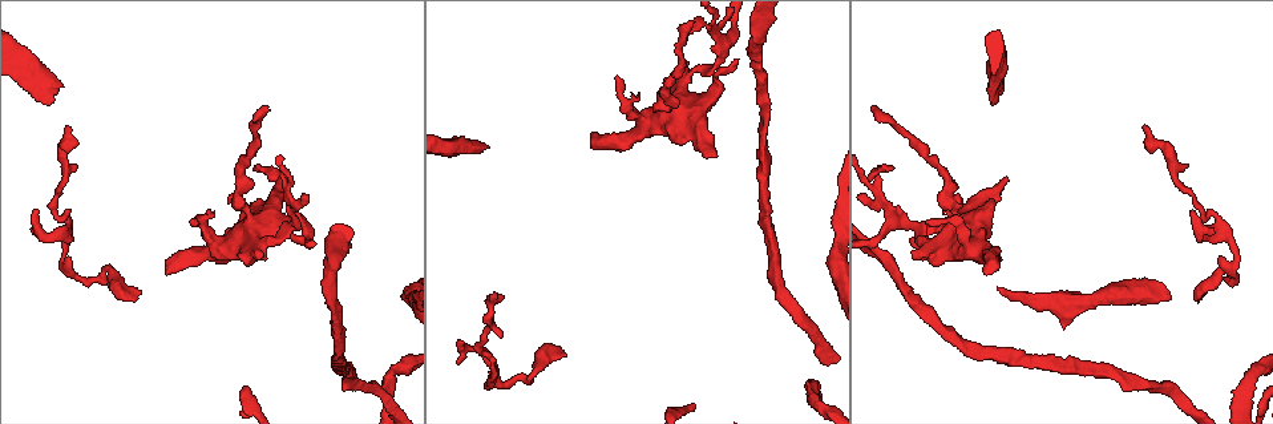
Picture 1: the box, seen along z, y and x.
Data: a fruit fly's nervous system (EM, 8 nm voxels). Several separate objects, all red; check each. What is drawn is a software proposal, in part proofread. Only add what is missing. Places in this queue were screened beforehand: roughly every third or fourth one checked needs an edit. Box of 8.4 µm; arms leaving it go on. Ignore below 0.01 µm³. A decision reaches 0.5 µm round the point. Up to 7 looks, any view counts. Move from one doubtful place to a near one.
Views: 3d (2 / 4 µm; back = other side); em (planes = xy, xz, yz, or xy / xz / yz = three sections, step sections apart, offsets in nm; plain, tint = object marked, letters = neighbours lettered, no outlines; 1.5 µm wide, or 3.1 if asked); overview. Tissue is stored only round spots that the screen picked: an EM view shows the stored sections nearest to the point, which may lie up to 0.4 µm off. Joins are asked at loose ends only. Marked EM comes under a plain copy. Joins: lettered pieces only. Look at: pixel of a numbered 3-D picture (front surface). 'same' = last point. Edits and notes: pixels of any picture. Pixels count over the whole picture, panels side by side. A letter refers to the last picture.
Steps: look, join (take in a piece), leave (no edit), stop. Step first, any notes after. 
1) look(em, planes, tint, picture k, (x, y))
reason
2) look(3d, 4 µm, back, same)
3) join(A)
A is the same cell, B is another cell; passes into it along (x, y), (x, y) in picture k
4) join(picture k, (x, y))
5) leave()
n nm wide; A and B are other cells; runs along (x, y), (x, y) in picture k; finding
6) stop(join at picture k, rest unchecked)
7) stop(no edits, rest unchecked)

look(3d, 2 µm, picture 1, (893, 169))
branch stops here

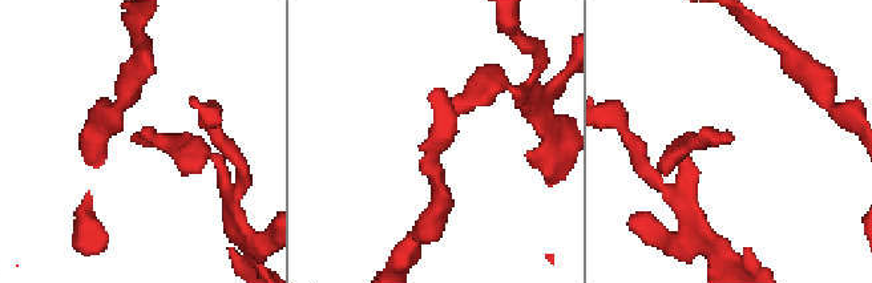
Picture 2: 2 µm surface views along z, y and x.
look(em, xy, step 4, letters, picture 2, (143, 133))

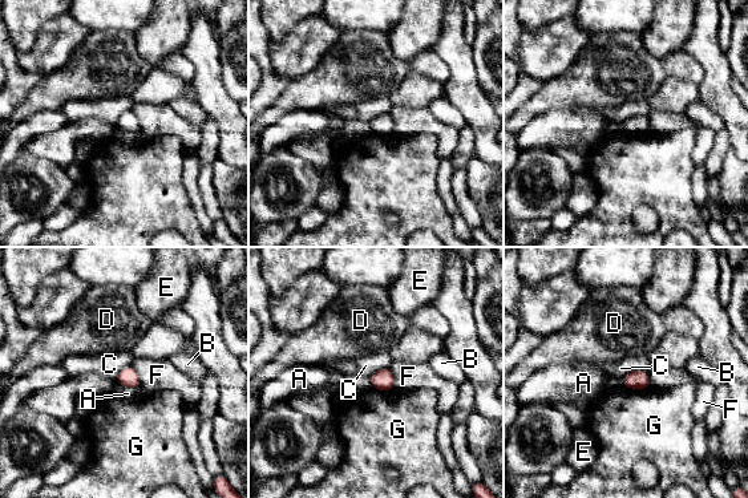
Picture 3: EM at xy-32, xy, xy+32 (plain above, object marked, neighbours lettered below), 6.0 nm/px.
leave()
A, B, C, D, E, F and G are other cells; border along (647, 372), (631, 371), (621, 377) in picture 3; none of them fits

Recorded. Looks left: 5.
look(3d, 4 µm, picture 1, (1005, 179))
free end

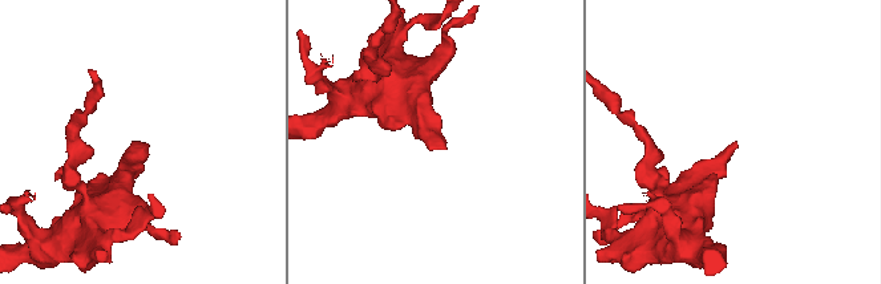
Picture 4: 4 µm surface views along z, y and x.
look(em, xz, step 8, tint, picture 4, (445, 149))

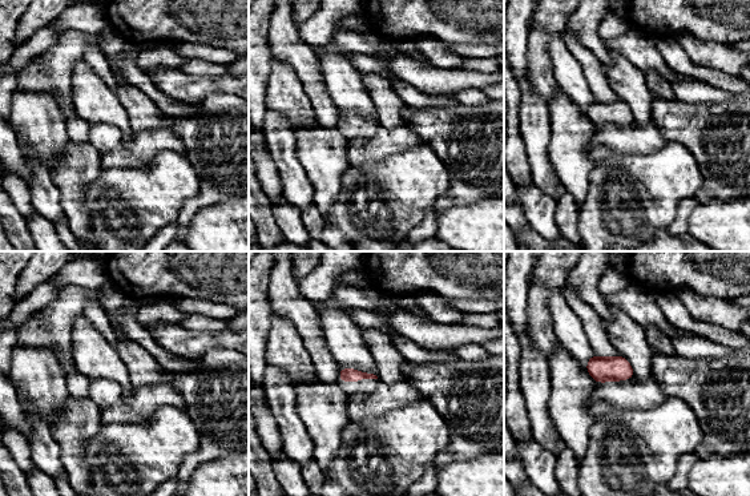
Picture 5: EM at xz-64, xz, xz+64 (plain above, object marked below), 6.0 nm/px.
look(em, xz, step 8, letters, same)

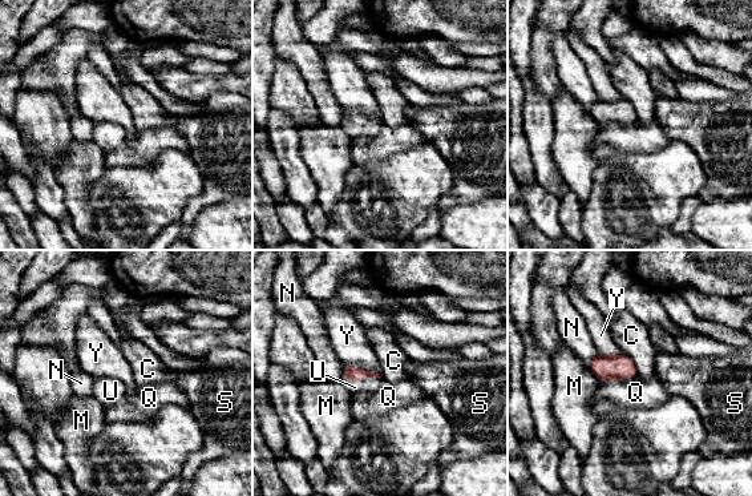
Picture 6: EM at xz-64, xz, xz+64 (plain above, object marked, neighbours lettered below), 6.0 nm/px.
join(U)
U is the same cell, C, M, N, Q, S and Y are other cells; passes into it along (348, 372), (362, 378), (370, 384) in picture 6; the neuron continues

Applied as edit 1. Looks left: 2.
look(overview)

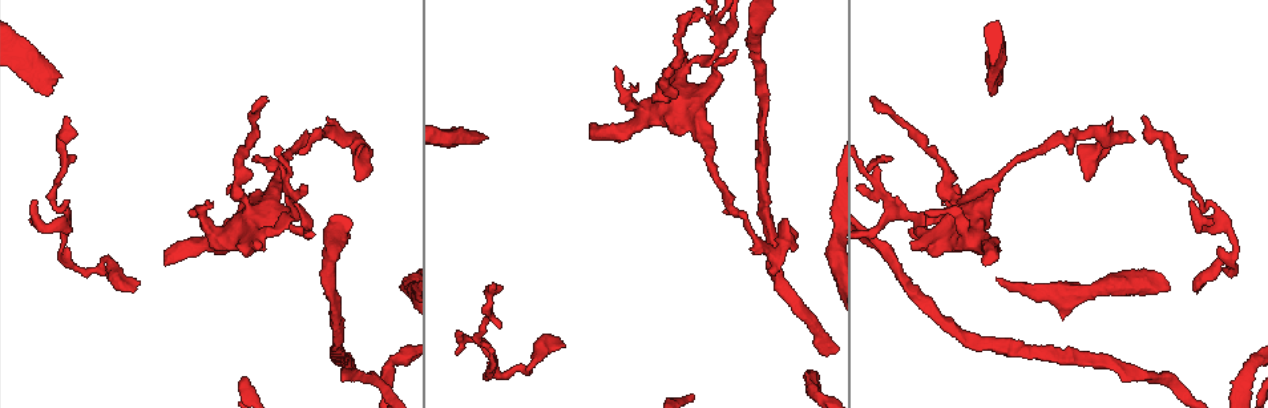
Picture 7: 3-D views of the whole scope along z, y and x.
look(em, planes, letters, picture 7, (67, 120))
tapers out

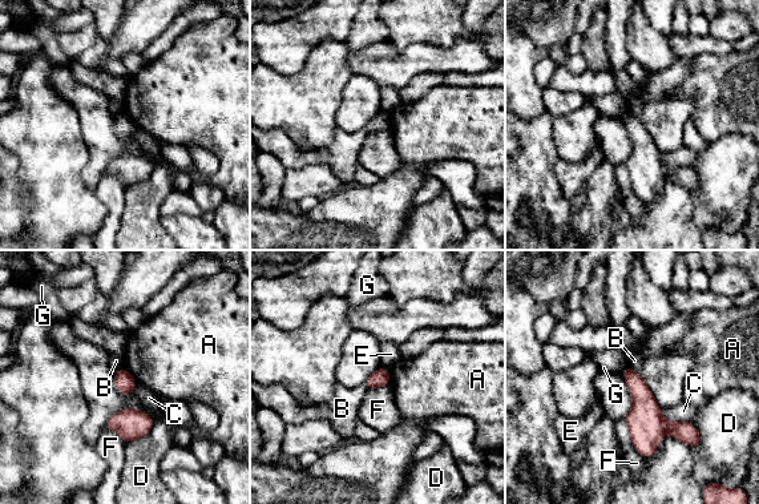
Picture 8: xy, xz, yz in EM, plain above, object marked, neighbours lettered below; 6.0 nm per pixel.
leave()
100 nm wide; A, B, C, D, E, F and G are other cells; none of them fits

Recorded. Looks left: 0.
stop(join at picture 6, rest unchecked)

